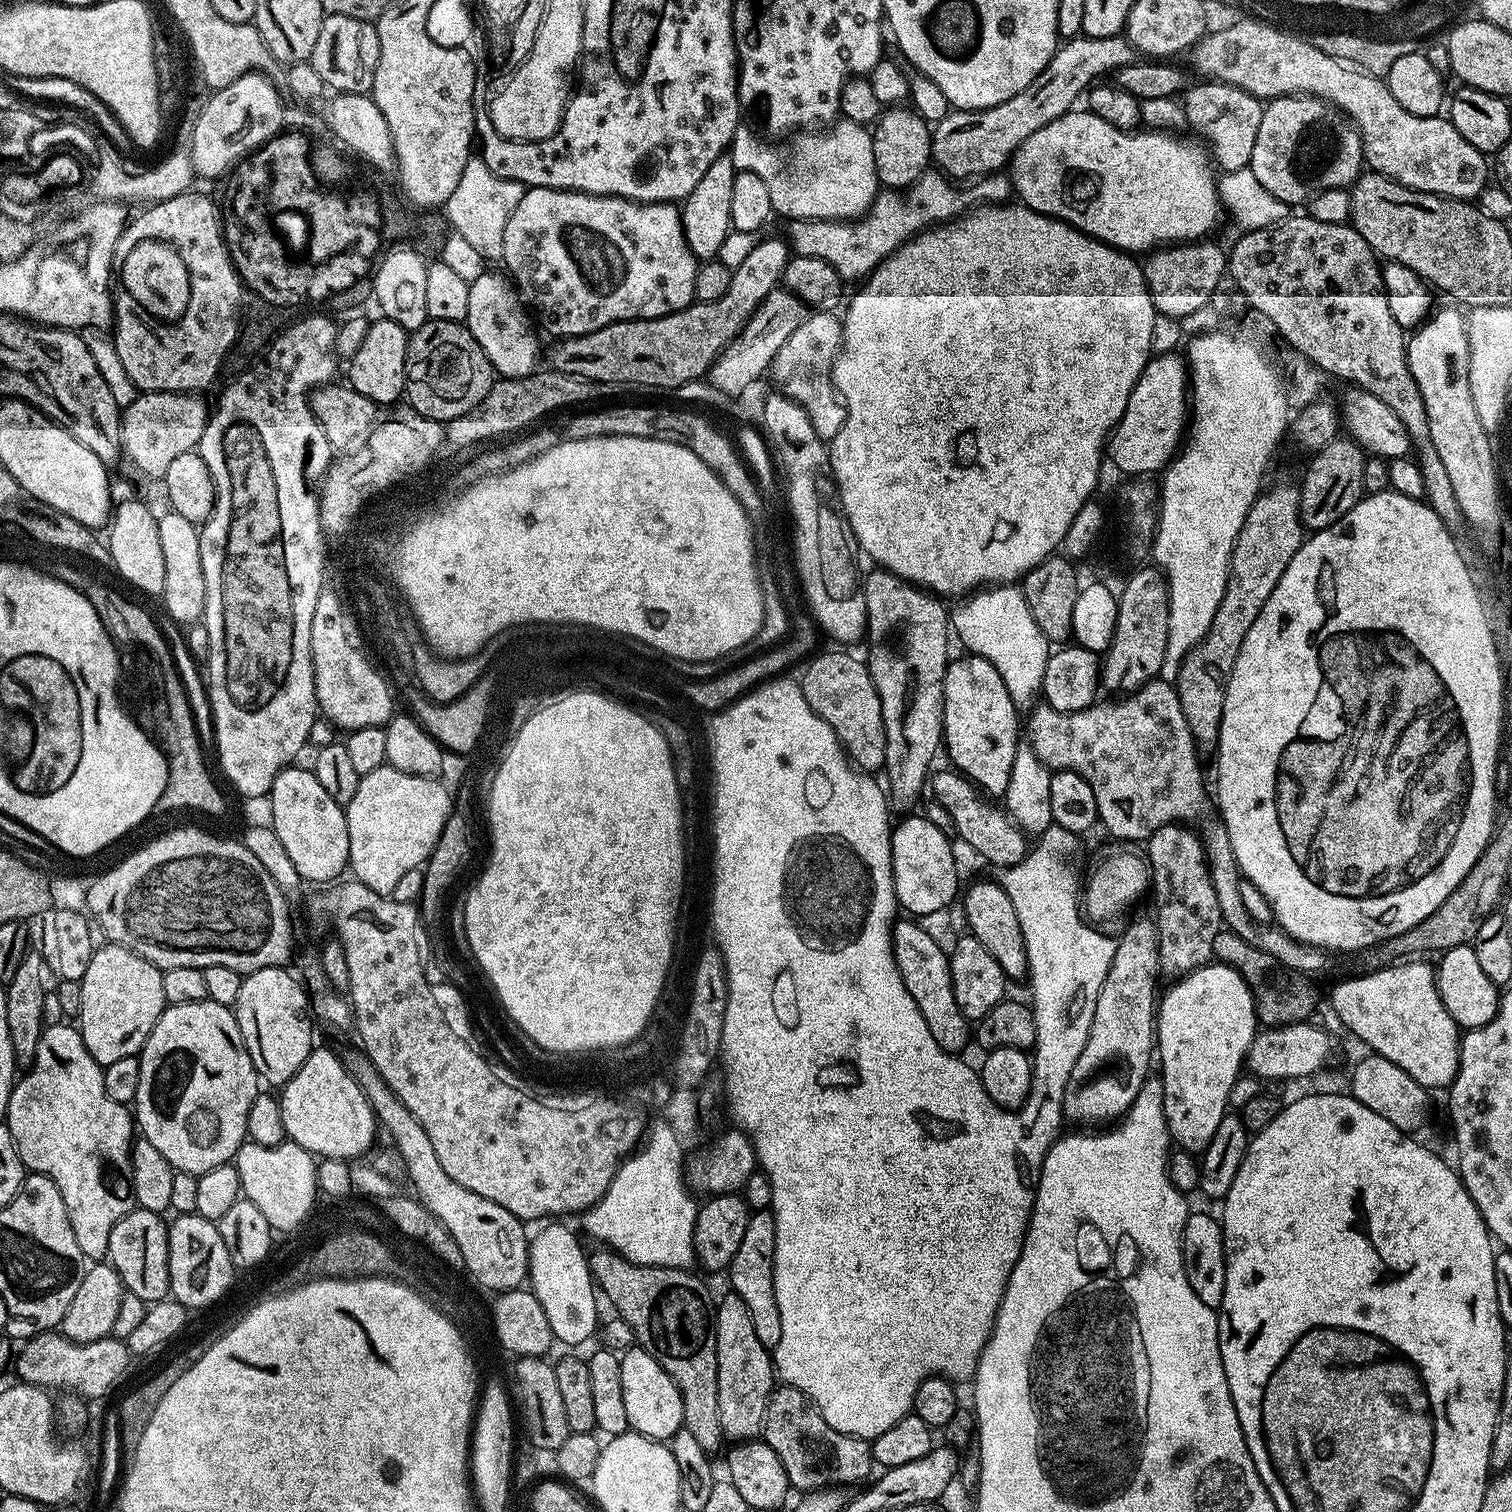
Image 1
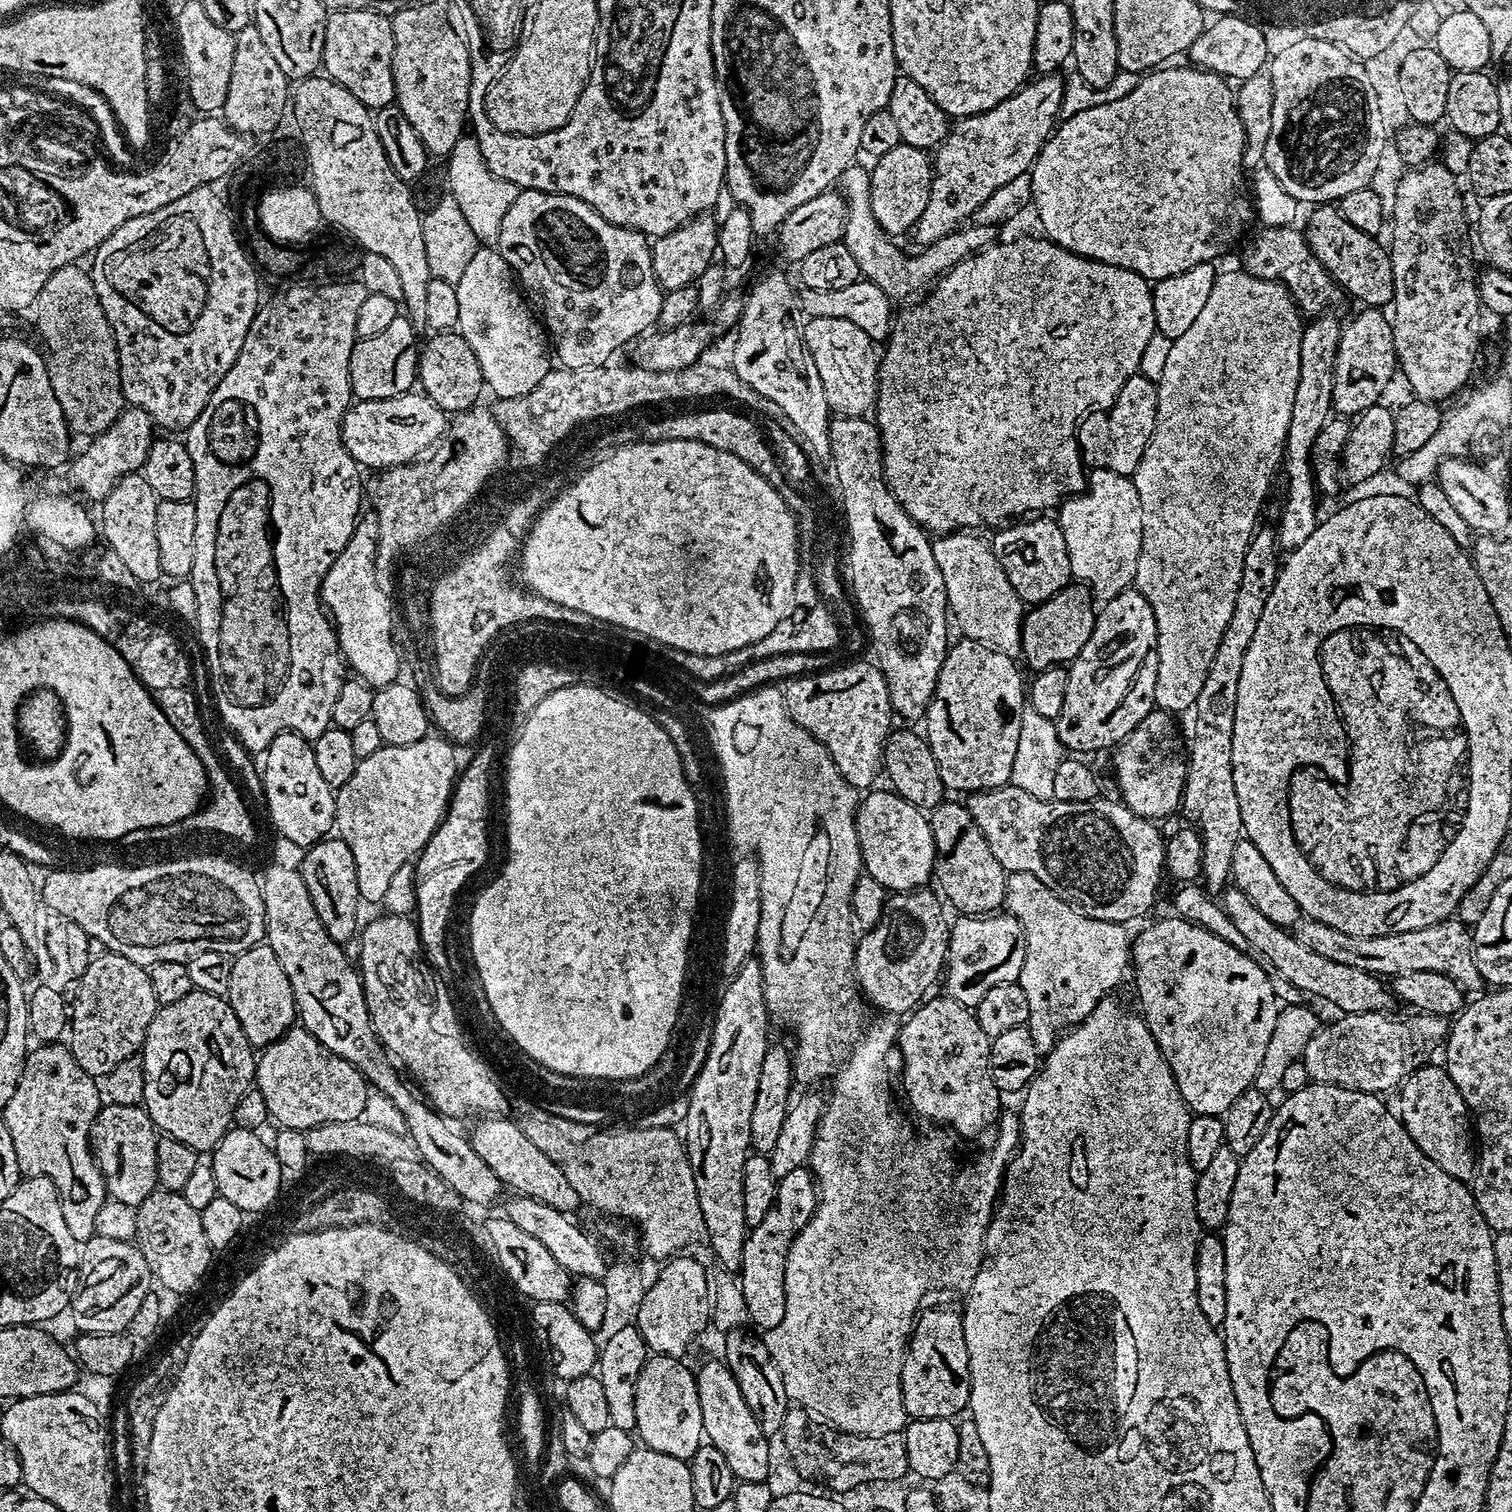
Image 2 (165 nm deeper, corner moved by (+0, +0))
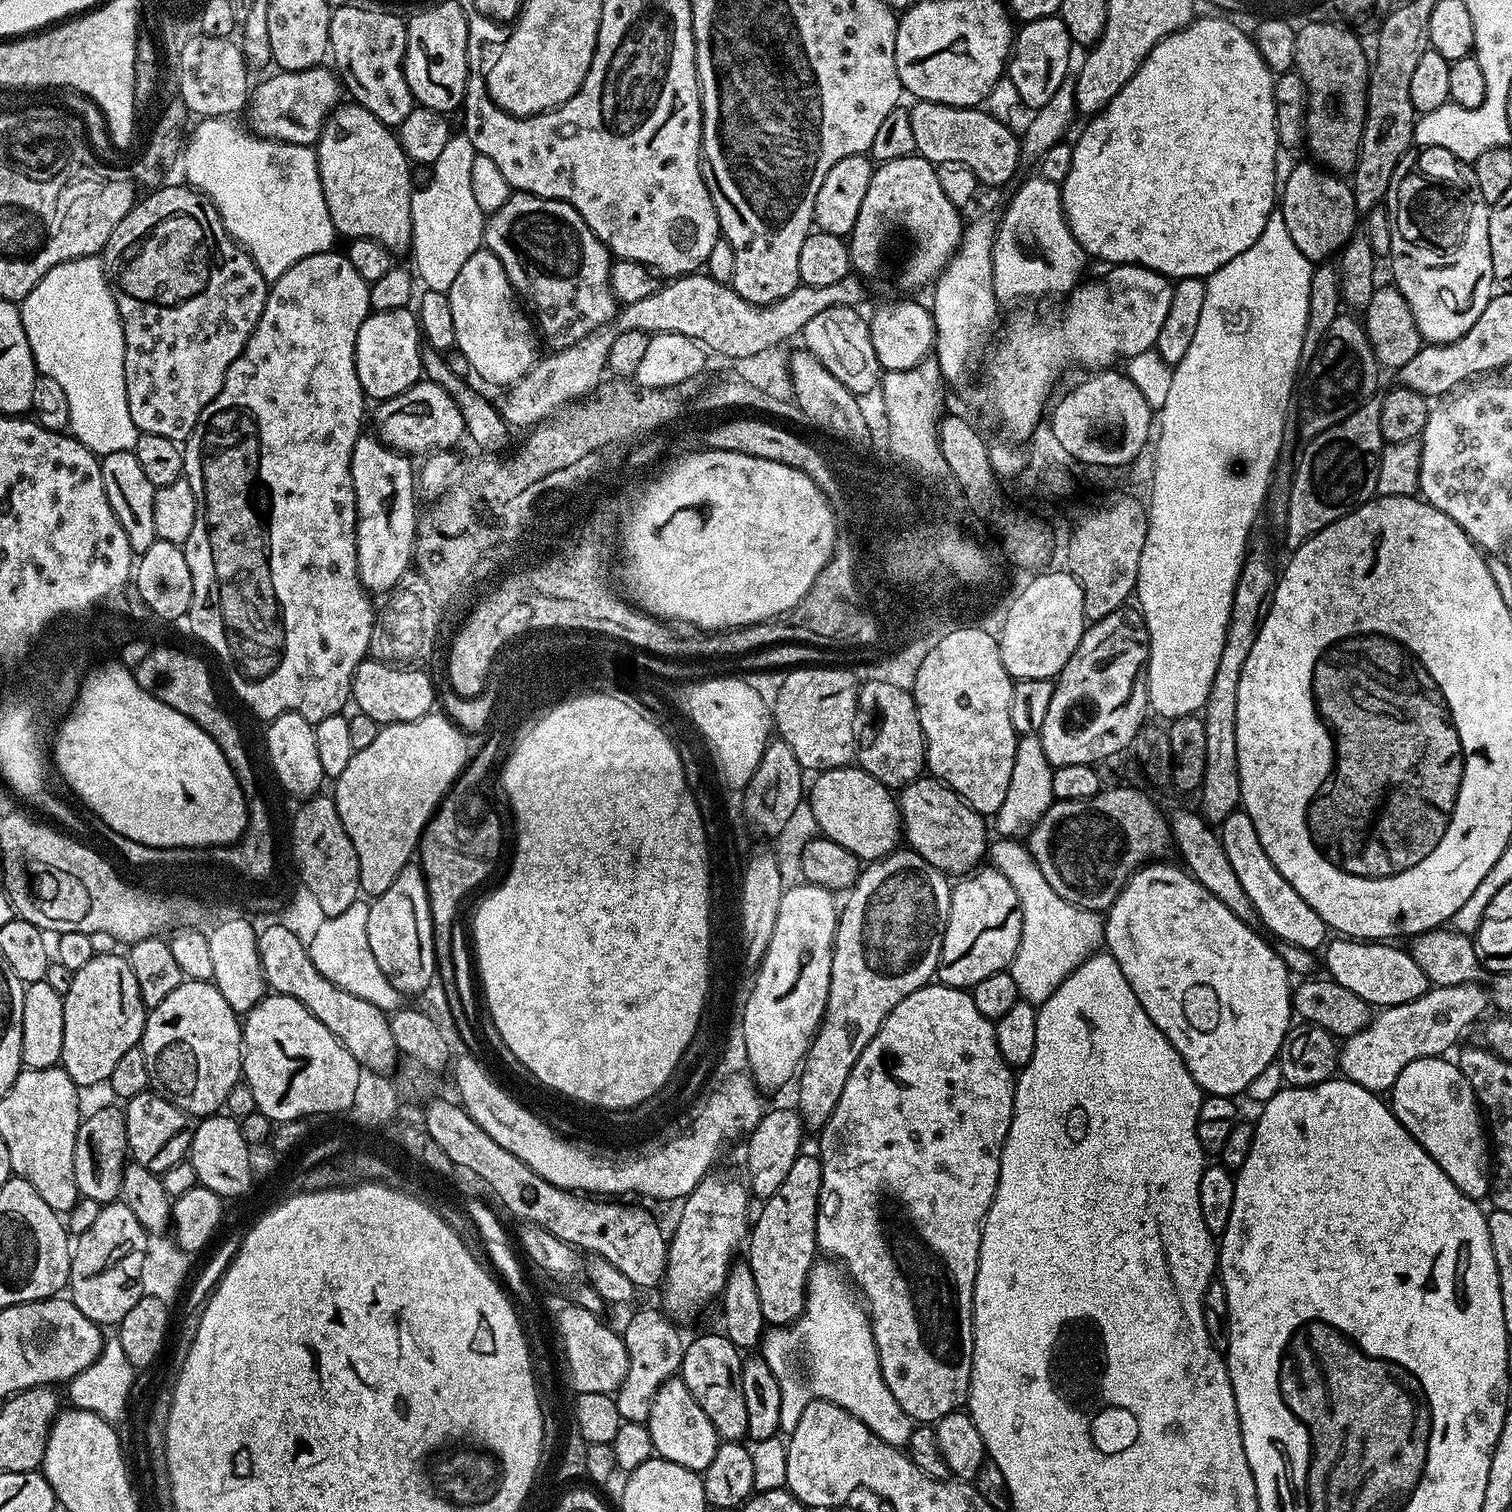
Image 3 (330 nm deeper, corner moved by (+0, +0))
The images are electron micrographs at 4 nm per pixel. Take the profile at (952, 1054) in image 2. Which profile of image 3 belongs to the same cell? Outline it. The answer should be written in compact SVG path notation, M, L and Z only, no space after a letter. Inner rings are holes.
M929 982L914 990L914 994L902 998L902 1002L890 1010L878 1034L874 1034L872 1041L862 1050L858 1062L854 1062L854 1070L850 1070L850 1078L846 1078L846 1086L842 1086L842 1098L838 1098L834 1114L830 1114L818 1136L822 1186L816 1215L816 1247L823 1255L825 1252L833 1256L828 1257L833 1261L841 1260L836 1262L842 1265L843 1271L858 1289L872 1326L871 1340L878 1350L882 1378L886 1386L890 1386L890 1394L894 1394L896 1405L916 1422L938 1421L946 1414L957 1411L968 1399L974 1350L972 1299L980 1261L980 1233L998 1186L1000 1150L1010 1130L1015 1097L1014 1072L1000 1052L995 1023L978 1014L971 991Z

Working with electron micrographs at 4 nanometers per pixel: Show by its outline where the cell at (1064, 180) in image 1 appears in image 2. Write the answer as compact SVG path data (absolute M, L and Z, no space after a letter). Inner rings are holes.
M1161 66L1155 70L1149 71L1147 74L1141 75L1138 86L1135 86L1134 90L1126 94L1124 98L1118 99L1118 101L1106 102L1104 105L1091 106L1089 109L1082 110L1080 113L1076 113L1073 116L1061 119L1059 123L1055 125L1054 131L1048 140L1042 147L1040 147L1040 153L1036 155L1036 160L1033 162L1030 169L1030 175L1032 177L1032 204L1034 209L1036 208L1036 216L1040 219L1040 224L1044 227L1043 235L1047 239L1052 240L1058 246L1062 246L1066 250L1070 250L1074 254L1079 256L1088 256L1091 260L1101 260L1107 264L1113 264L1114 266L1122 266L1126 270L1134 270L1137 274L1144 277L1149 282L1155 282L1162 278L1170 278L1174 274L1180 274L1182 270L1190 270L1190 266L1198 266L1199 264L1207 264L1215 261L1215 256L1220 256L1244 231L1248 228L1248 223L1254 220L1254 200L1250 195L1250 184L1246 179L1246 169L1244 167L1244 145L1246 143L1246 137L1244 134L1244 127L1240 121L1240 111L1236 109L1236 97L1234 95L1234 88L1231 83L1225 77L1219 76L1214 72L1208 72L1205 68L1197 68L1195 66L1187 66L1188 68L1168 68L1172 66Z

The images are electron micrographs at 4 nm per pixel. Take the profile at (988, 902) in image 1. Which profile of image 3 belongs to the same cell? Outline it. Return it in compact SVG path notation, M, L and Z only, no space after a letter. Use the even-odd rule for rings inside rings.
M921 778L906 785L898 796L898 807L900 810L900 822L902 825L902 836L907 847L917 852L930 866L934 866L945 874L967 874L977 867L985 859L990 843L990 832L984 829L985 817L972 809L969 804L964 803L962 797L942 780L935 778Z

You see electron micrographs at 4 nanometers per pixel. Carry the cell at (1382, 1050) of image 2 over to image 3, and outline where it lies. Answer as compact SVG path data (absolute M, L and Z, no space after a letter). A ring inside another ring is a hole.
M1483 983L1429 987L1426 995L1414 1002L1377 1011L1361 1032L1347 1037L1340 1049L1339 1071L1343 1079L1361 1084L1366 1090L1387 1093L1410 1062L1427 1056L1443 1057L1447 1053L1444 1051L1454 1047L1456 1039L1487 1008L1490 1008L1490 992Z

